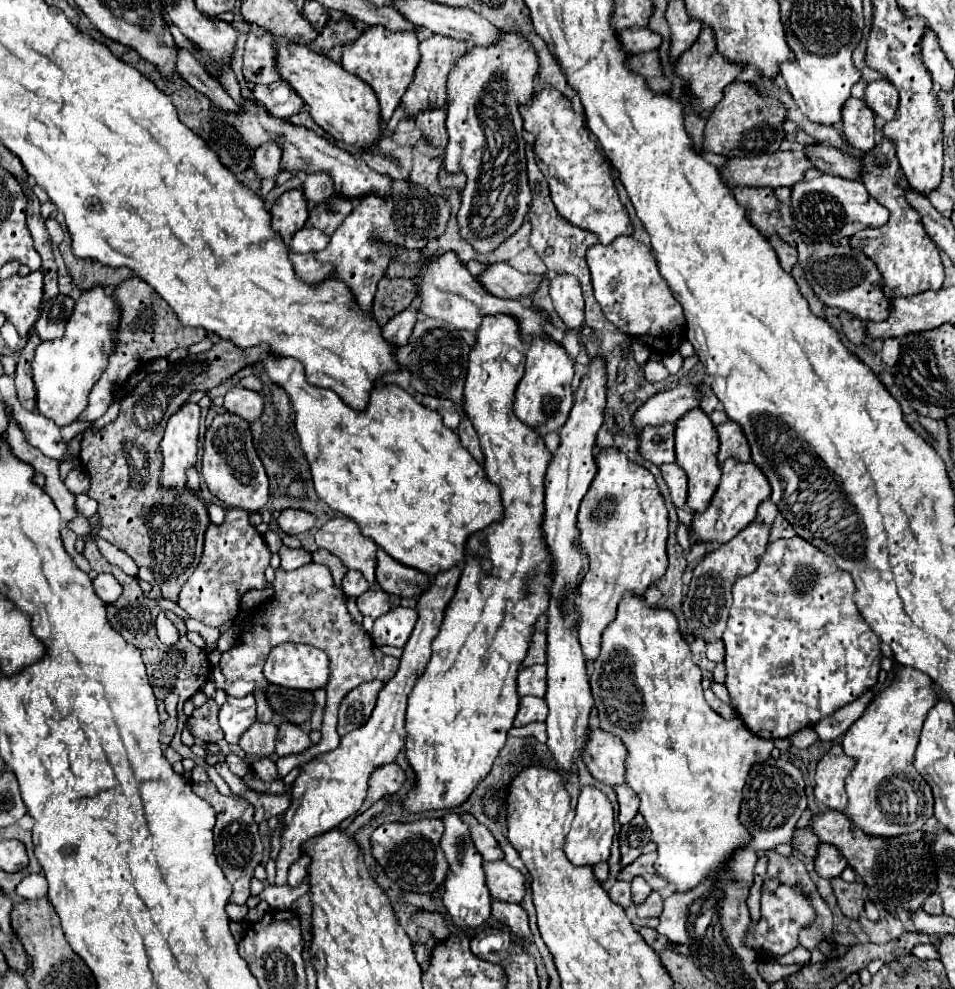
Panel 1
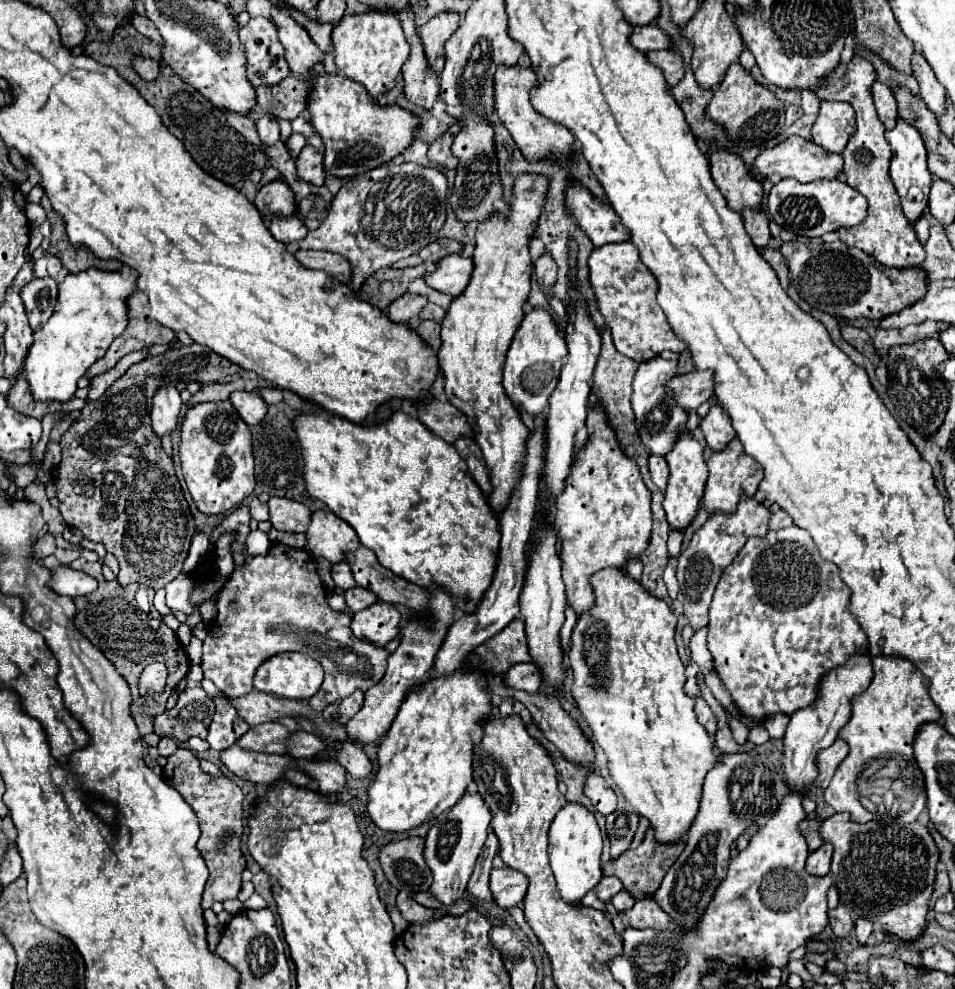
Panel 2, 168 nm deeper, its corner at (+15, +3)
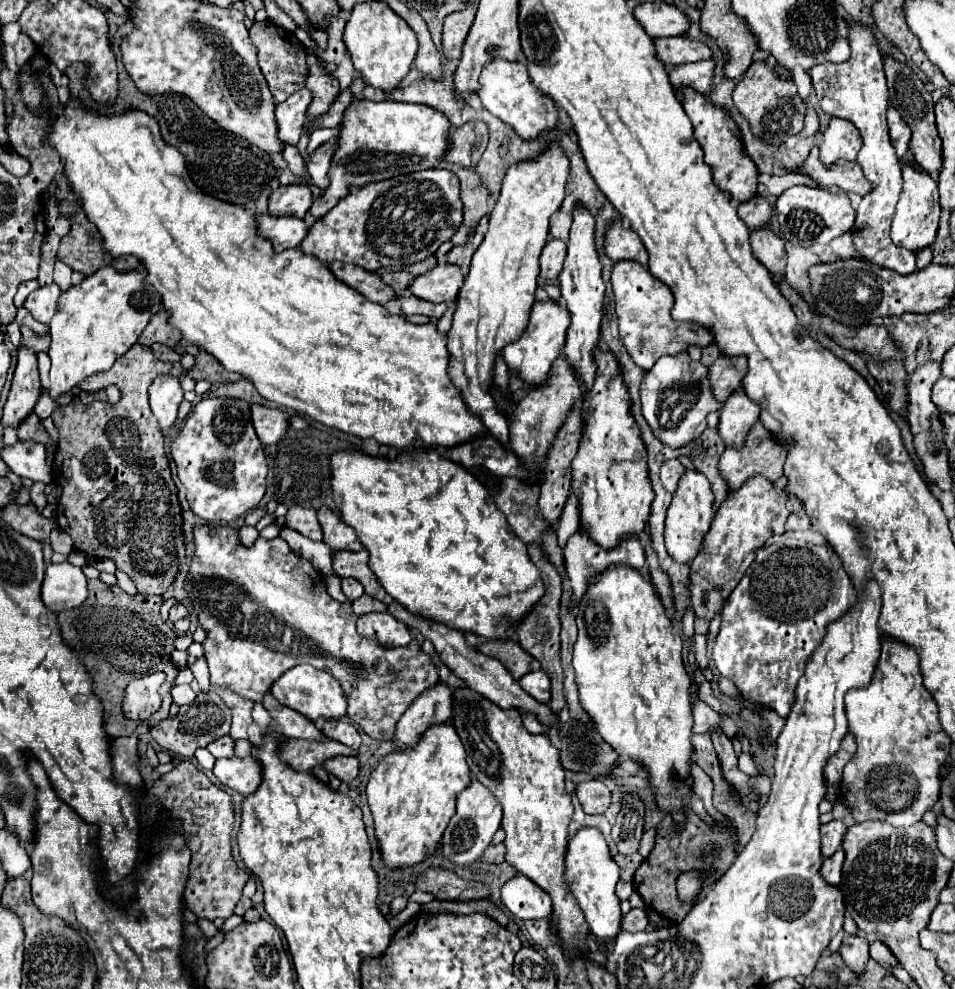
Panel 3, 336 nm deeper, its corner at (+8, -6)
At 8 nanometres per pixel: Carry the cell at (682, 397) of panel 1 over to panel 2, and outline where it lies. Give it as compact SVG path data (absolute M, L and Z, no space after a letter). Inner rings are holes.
M693 370L689 374L675 376L671 382L667 382L665 390L675 394L679 406L685 410L695 410L713 396L713 370Z

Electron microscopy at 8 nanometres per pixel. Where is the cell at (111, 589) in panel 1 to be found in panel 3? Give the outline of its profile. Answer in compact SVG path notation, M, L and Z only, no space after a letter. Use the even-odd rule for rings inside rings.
M50 563L42 583L42 601L54 613L74 609L88 597L88 583L80 567L64 563Z

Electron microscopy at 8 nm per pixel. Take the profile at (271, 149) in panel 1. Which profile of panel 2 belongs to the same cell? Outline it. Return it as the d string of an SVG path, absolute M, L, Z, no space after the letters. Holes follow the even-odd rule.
M263 114L257 120L257 128L259 128L259 138L265 144L275 144L279 140L279 124L277 124L277 118L273 118L269 114Z

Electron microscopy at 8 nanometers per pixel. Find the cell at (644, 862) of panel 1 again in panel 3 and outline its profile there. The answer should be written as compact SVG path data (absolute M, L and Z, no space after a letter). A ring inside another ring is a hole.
M692 809L686 811L688 821L684 825L682 831L676 833L672 817L664 817L658 825L658 833L656 833L656 845L652 849L652 853L642 861L642 865L636 869L634 873L634 889L640 893L640 897L644 899L646 907L660 913L662 917L670 919L672 923L680 923L686 913L692 909L688 903L682 903L678 899L676 893L676 877L682 871L690 871L690 869L708 869L714 867L716 869L716 877L724 875L724 871L734 863L736 859L736 835L732 835L726 827L724 831L714 831L712 827L708 827Z

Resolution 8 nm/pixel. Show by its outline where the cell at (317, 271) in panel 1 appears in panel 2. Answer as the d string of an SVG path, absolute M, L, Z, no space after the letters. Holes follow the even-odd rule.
M297 250L295 256L303 266L311 270L323 270L343 284L351 284L351 264L347 262L347 258L327 250Z

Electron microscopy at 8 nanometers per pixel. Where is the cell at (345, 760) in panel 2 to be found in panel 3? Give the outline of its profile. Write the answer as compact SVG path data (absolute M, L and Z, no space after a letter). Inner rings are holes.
M270 693L264 695L262 705L266 707L266 711L270 713L270 717L274 719L274 725L280 727L282 735L286 737L298 737L298 739L310 739L310 741L326 741L328 737L312 723L308 721L304 715L300 715L298 711L292 711L290 707L280 705Z

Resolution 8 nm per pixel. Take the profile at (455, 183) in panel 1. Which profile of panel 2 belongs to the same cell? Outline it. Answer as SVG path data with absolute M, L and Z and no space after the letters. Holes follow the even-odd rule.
M457 124L449 126L449 130L445 134L441 134L441 138L437 138L429 146L427 156L431 158L431 162L435 162L437 166L445 166L445 168L457 166L457 158L451 154L451 144L453 144L453 138L459 134L459 130L461 130L461 126L457 126Z

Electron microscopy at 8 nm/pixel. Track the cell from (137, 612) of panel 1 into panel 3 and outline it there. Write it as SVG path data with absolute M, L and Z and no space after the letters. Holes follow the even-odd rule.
M90 579L88 589L90 595L80 607L58 613L62 639L72 651L78 653L80 661L84 663L86 671L92 677L92 689L104 707L106 733L132 735L140 723L126 719L126 715L122 713L122 699L126 685L142 675L164 671L168 679L162 685L162 691L170 693L174 679L178 677L180 671L170 657L178 635L160 617L162 597L142 593L128 595L118 585L110 587L100 579Z

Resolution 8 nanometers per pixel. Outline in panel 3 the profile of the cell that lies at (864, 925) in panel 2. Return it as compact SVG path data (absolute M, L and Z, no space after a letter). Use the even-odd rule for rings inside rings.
M876 940L869 946L869 954L875 961L880 961L880 965L892 973L893 967L897 964L896 958L881 941Z

